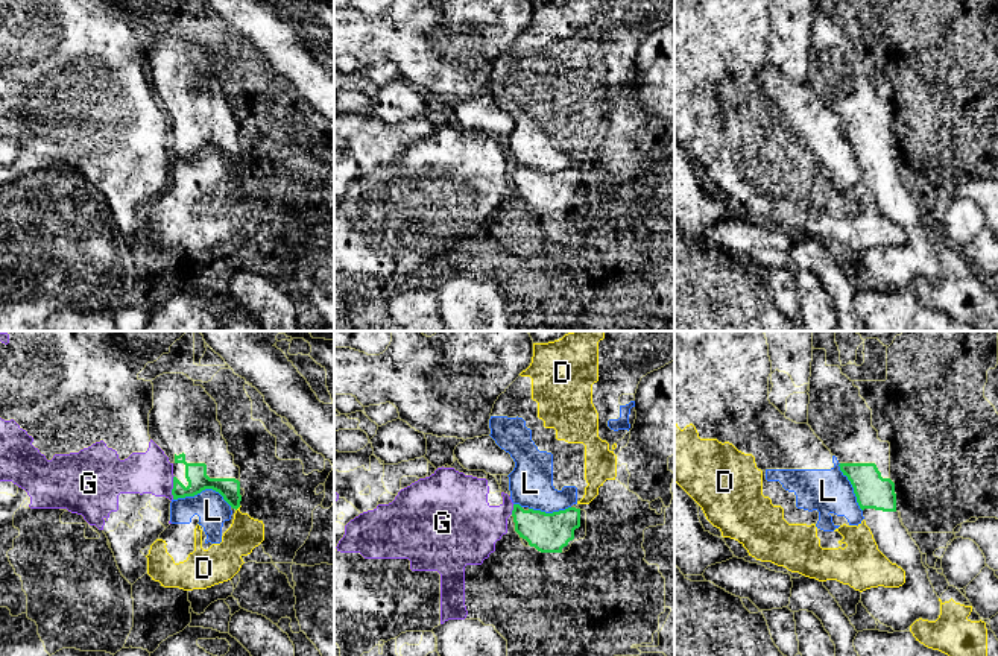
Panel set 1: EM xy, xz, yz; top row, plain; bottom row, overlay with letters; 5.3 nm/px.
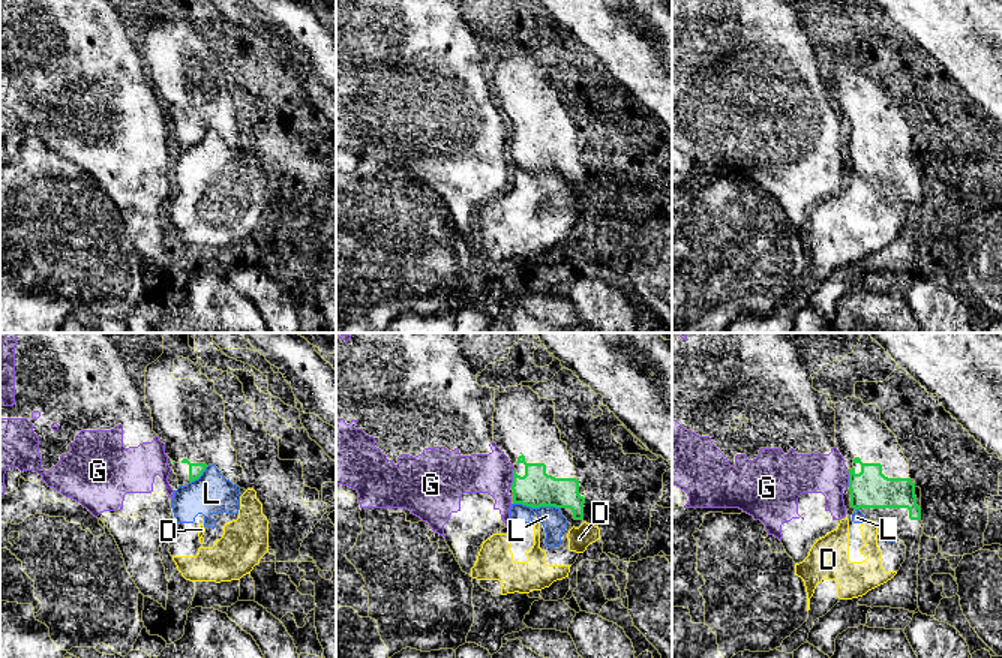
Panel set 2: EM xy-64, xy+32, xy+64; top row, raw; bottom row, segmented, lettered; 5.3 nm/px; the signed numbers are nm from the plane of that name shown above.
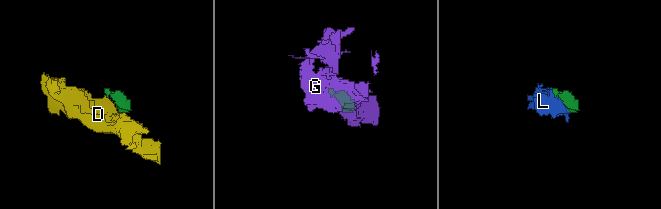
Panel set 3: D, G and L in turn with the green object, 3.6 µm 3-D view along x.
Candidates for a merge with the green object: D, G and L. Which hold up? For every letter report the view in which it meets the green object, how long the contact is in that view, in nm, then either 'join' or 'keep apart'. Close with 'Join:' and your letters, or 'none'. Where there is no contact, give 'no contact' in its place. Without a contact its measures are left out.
D: contact in xy; length 40 nm; keep apart
G: contact in xy; length 130 nm; keep apart
L: contact in xy; length 320 nm; keep apart
Join: none

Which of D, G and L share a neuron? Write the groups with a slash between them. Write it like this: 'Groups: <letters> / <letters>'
Groups: D L / G

